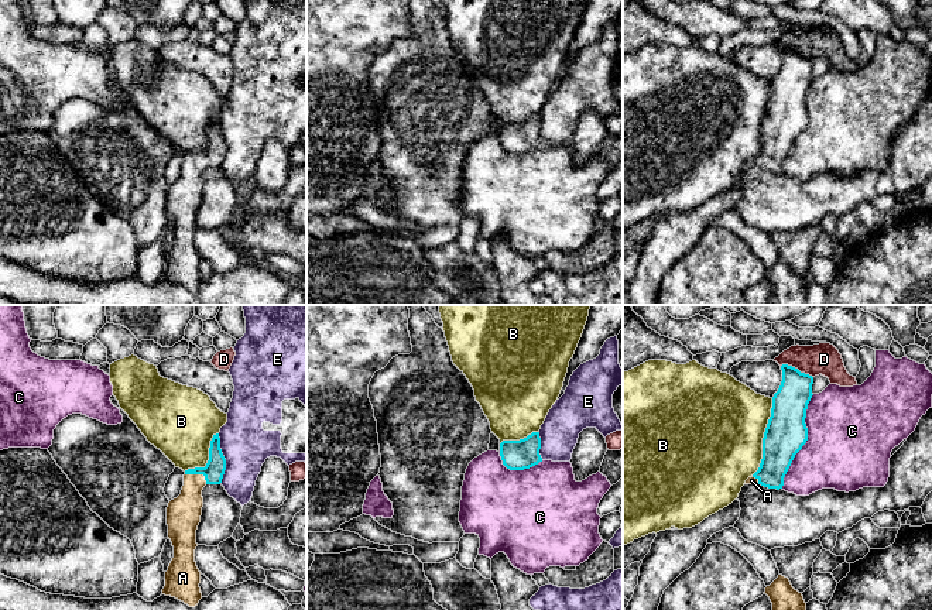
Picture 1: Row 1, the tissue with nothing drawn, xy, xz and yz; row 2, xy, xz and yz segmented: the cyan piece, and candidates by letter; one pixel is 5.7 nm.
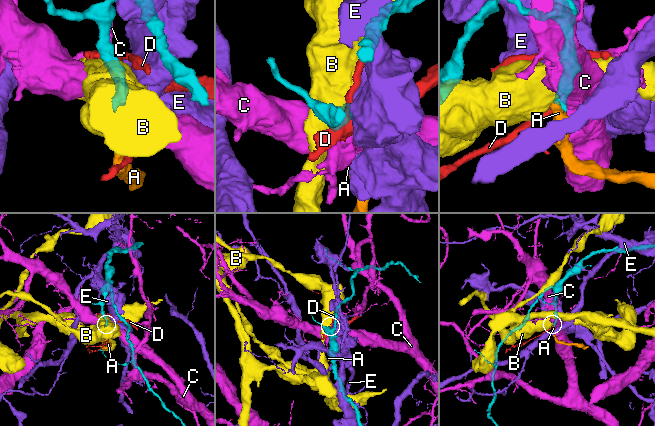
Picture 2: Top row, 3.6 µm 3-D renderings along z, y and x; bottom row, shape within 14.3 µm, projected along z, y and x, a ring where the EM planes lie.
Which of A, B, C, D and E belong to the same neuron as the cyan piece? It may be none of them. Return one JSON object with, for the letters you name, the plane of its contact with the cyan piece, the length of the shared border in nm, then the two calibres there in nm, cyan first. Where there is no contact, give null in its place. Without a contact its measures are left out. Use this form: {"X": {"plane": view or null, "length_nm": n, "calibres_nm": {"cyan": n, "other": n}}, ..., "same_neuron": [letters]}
{"A": {"plane": "xy", "length_nm": 140, "calibres_nm": {"cyan": 120, "other": 190}}, "same_neuron": ["A"]}

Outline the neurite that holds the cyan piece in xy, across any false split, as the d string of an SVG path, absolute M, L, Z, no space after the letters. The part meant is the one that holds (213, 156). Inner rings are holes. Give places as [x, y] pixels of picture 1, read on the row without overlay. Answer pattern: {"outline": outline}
{"outline": "M219 117L213 119L209 144L205 151L185 154L181 178L167 191L168 222L174 230L174 241L165 256L162 278L175 281L189 291L202 282L201 256L195 246L196 213L201 206L206 168L220 168L226 154L226 143L220 133Z"}

